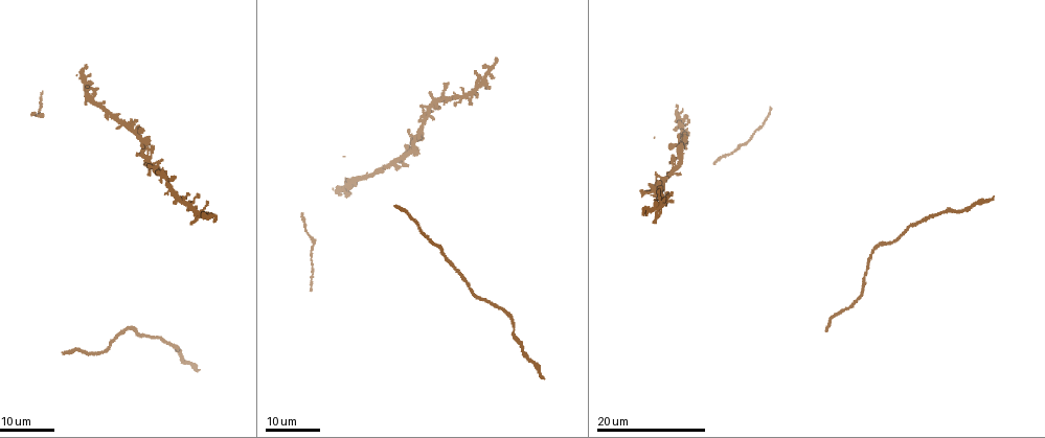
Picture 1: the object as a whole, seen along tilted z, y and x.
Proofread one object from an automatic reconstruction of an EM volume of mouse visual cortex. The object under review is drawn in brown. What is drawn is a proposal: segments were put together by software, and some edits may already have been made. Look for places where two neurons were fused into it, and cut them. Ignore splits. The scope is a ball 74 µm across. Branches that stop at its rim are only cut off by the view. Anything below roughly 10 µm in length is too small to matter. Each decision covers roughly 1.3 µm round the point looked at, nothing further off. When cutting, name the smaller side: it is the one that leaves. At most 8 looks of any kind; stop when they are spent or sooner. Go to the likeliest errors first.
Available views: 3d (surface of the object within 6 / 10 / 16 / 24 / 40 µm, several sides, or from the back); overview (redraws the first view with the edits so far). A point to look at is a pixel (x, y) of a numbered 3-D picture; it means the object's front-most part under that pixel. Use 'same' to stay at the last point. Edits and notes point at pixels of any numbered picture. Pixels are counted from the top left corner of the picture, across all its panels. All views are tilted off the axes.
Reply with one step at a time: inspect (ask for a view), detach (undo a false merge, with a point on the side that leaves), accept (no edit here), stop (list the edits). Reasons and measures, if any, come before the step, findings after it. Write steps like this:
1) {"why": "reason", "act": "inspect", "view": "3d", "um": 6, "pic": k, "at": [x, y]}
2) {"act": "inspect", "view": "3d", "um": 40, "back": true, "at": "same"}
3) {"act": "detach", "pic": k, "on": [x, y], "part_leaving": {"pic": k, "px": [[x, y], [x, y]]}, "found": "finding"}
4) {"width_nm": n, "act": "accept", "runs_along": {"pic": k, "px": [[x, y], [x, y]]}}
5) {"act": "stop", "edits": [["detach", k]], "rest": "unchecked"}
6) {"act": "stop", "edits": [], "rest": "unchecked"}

{"act": "inspect", "view": "3d", "um": 16, "pic": 1, "at": [348, 186]}

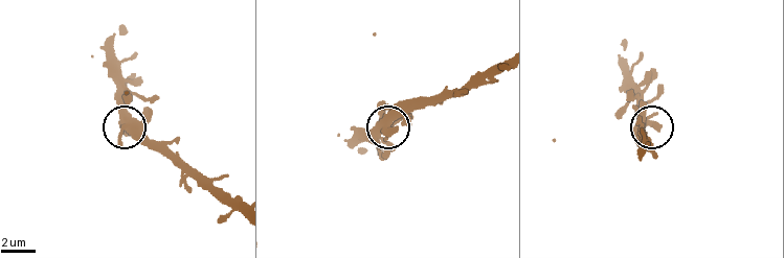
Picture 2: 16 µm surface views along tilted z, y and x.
{"act": "inspect", "view": "3d", "um": 6, "pic": 2, "at": [654, 125]}

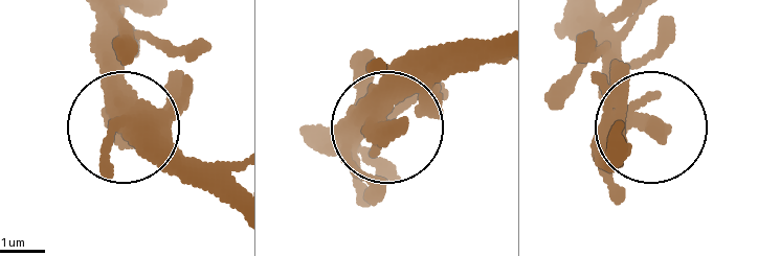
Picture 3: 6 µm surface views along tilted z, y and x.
{"act": "accept", "found": "one neuron here"}

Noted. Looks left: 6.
{"why": "three arms meet", "act": "inspect", "view": "3d", "um": 16, "pic": 1, "at": [173, 189]}

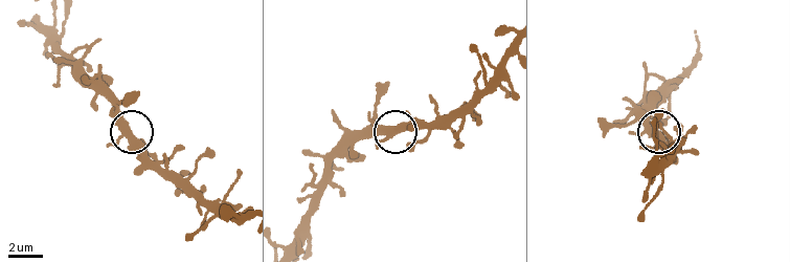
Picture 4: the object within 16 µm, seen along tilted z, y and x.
{"act": "inspect", "view": "3d", "um": 10, "pic": 4, "at": [131, 134]}

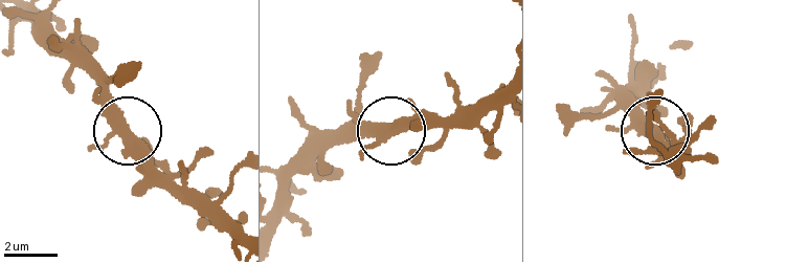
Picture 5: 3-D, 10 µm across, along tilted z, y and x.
{"act": "accept", "runs_along": {"pic": 5, "px": [[88, 151], [126, 133], [184, 196]]}, "found": "all the same neuron"}

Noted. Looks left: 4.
{"why": "narrows sharply", "act": "inspect", "view": "3d", "um": 16, "pic": 1, "at": [936, 213]}

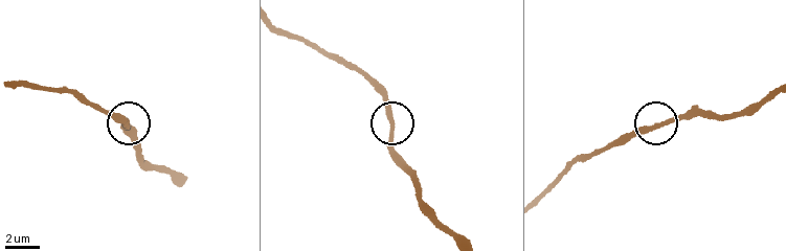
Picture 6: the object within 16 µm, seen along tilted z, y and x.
{"why": "closer look", "act": "inspect", "view": "3d", "um": 10, "pic": 6, "at": [391, 129]}

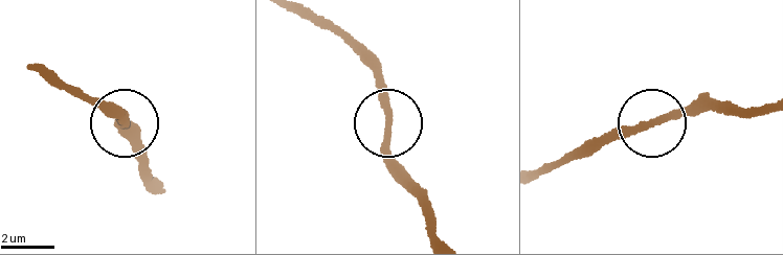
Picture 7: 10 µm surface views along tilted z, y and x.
{"act": "inspect", "view": "3d", "um": 10, "back": true, "pic": 7, "at": [650, 121]}

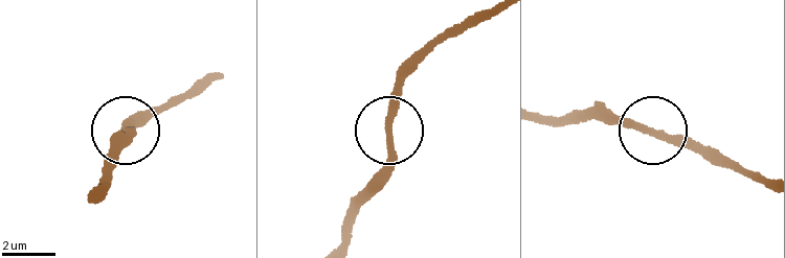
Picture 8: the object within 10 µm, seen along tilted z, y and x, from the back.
{"act": "accept", "runs_along": {"pic": 8, "px": [[762, 177], [595, 114]]}, "found": "all the same neuron"}

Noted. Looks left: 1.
{"act": "stop", "edits": [], "rest": "unchecked"}

